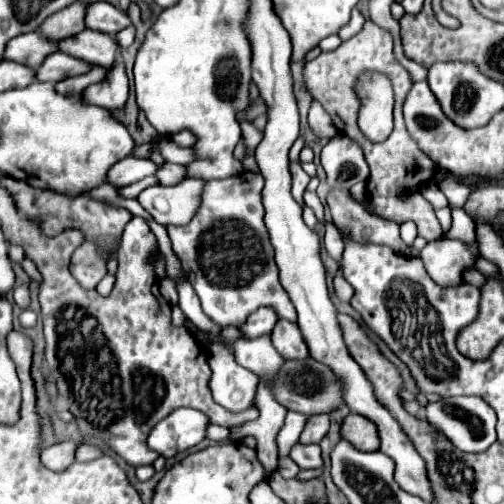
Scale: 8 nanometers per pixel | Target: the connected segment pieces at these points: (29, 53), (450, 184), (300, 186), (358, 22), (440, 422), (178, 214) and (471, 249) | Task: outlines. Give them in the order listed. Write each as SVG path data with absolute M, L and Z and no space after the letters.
M28 32L28 34L20 34L20 36L12 38L6 44L4 60L12 60L22 66L36 68L36 66L40 66L42 58L46 58L46 54L50 54L54 50L56 50L54 42L40 38L38 32Z
M440 170L440 172L438 172L438 178L444 178L444 180L440 182L440 190L442 190L444 196L448 198L448 206L450 206L450 208L462 208L464 202L466 202L466 198L468 198L468 194L470 194L474 188L466 188L466 186L458 184L458 182L454 180L454 176L450 176L450 172L446 172L446 170Z
M294 162L290 166L290 174L292 174L292 196L294 196L294 200L300 206L304 206L304 198L302 196L306 192L306 186L310 182L310 176L300 168L300 162Z
M354 8L352 10L352 18L350 18L350 22L338 32L338 36L342 38L342 40L348 40L348 38L352 38L352 36L356 36L360 30L362 30L362 24L364 24L364 16Z
M458 396L458 398L446 398L434 404L428 404L426 420L438 434L448 438L454 444L454 448L464 452L484 452L492 442L496 442L496 430L494 430L496 414L478 396Z
M182 180L176 186L150 186L140 192L138 202L162 226L180 226L190 222L198 210L198 194L204 180Z
M440 238L428 242L420 258L424 260L426 272L430 278L438 284L460 284L462 272L470 266L474 266L474 260L478 258L476 242L472 246L466 246L460 240Z

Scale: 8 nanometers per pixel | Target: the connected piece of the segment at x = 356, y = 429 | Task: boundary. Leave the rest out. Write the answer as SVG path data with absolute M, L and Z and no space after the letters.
M348 414L340 426L340 438L346 438L354 448L364 452L378 450L378 430L368 418L360 418L358 414Z

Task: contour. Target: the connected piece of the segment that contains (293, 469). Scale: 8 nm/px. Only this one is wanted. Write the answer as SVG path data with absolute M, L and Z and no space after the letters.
M284 456L284 458L278 458L278 472L280 472L280 476L284 480L290 480L290 478L296 478L298 476L300 468L290 458Z

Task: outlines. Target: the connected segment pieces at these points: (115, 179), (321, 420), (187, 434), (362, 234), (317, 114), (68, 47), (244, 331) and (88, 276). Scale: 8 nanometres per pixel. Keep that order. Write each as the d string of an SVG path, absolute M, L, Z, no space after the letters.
M124 158L122 162L114 164L108 174L106 182L112 184L114 188L124 188L130 186L146 176L152 176L158 170L158 166L152 160L140 160L140 158Z
M314 414L306 420L306 426L300 434L300 442L302 444L318 444L322 440L322 436L328 432L330 426L330 414Z
M178 408L166 418L162 418L148 434L146 444L150 450L172 458L206 436L208 418L192 408Z
M330 190L328 206L334 226L342 236L348 236L358 244L382 244L390 246L396 254L406 254L408 246L398 234L398 224L366 212L364 206L350 198L348 190Z
M312 102L310 106L310 112L308 112L308 124L312 128L312 132L318 136L318 138L334 138L338 134L338 130L334 128L330 116L322 110L322 106L318 106L318 102Z
M82 30L80 34L68 36L58 44L58 48L68 56L74 56L82 62L96 64L102 68L110 68L118 52L116 40L96 30Z
M262 308L262 310L256 310L254 314L250 314L246 318L246 322L238 326L238 330L240 330L242 338L258 338L264 334L270 334L276 320L278 318L270 308Z
M84 242L72 254L70 272L74 278L78 278L82 288L92 290L106 276L106 260L98 254L98 248L92 242Z

